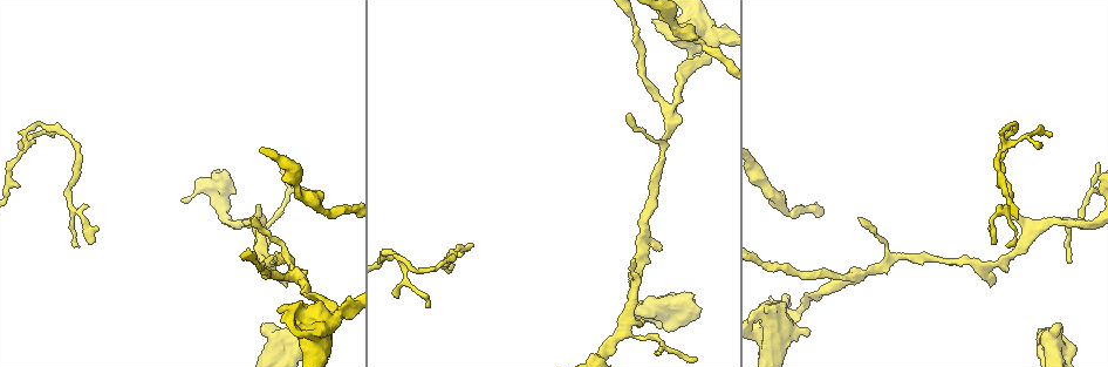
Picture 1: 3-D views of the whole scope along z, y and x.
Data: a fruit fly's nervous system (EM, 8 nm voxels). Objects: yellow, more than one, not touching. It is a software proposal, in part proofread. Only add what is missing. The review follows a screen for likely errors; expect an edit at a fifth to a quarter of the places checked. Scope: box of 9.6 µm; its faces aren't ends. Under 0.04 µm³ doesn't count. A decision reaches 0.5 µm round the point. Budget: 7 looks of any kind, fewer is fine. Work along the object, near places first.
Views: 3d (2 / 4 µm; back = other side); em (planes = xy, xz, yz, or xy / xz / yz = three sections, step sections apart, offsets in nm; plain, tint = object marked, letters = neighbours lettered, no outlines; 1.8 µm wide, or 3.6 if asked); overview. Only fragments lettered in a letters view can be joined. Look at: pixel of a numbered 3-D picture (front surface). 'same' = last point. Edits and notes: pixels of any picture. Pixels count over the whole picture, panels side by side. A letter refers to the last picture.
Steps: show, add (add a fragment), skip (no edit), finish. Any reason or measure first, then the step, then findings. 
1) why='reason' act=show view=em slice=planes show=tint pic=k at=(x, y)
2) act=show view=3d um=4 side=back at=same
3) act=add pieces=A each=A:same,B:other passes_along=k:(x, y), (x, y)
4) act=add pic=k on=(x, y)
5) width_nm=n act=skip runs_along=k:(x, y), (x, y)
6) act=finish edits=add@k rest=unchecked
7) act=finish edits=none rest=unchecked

why='arms part here' act=show view=em slice=planes show=letters pic=1 at=(669, 108)

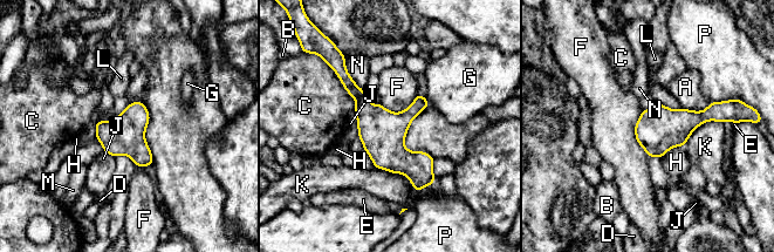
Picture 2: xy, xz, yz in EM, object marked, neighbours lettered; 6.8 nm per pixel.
act=skip each=A:other,B:other,C:other,D:other,E:other,F:other,G:other,H:other,J:other,K:other,L:other,M:other,N:other,P:other runs_along=2:(346, 75), (382, 134), (430, 181) found='none of them fits'

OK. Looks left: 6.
why='calibre changes' act=show view=3d um=4 side=back pic=1 at=(345, 312)

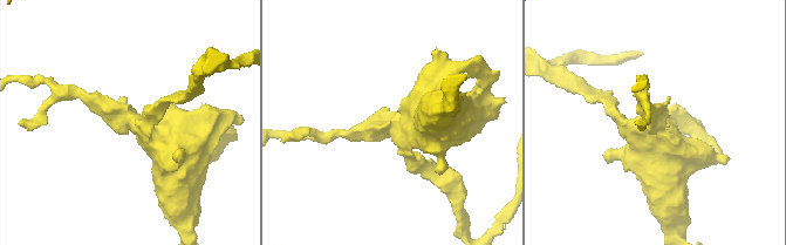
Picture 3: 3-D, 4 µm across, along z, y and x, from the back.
why='need the tissue' act=show view=em slice=planes show=tint pic=3 at=(133, 121)

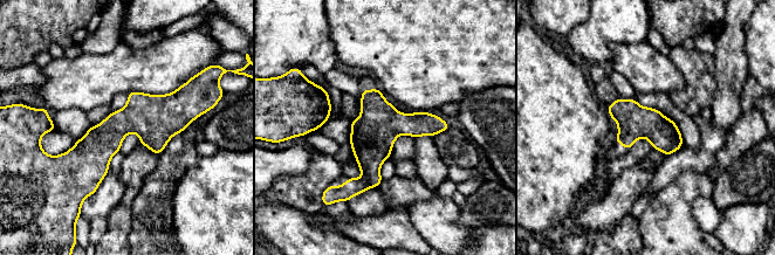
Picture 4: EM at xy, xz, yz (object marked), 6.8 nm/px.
act=show view=em slice=planes show=letters at=same

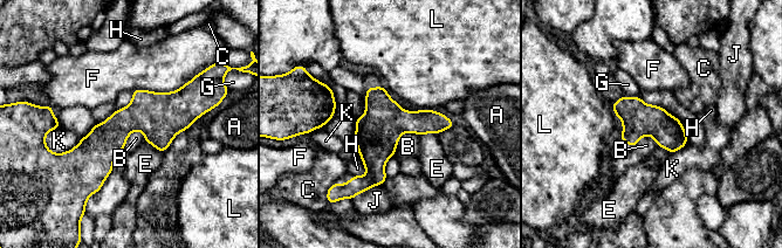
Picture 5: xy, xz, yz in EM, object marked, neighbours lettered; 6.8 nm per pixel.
act=skip each=A:other,B:other,C:other,E:other,F:other,G:other,H:other,J:other,K:other,L:other runs_along=5:(197, 114), (142, 114), (64, 156) found='no lettered fragment goes on from it'

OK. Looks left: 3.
why='an open end' act=show view=em slice=planes show=plain pic=1 at=(660, 249)

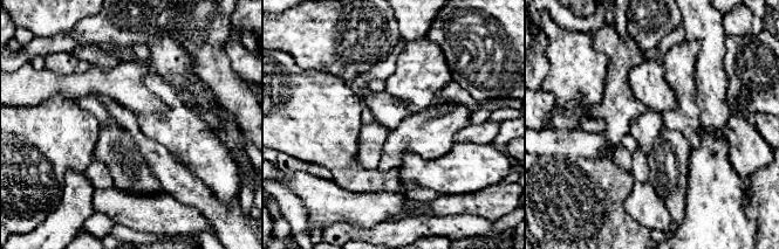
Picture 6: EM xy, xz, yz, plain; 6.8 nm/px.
act=show view=em slice=planes show=letters at=same

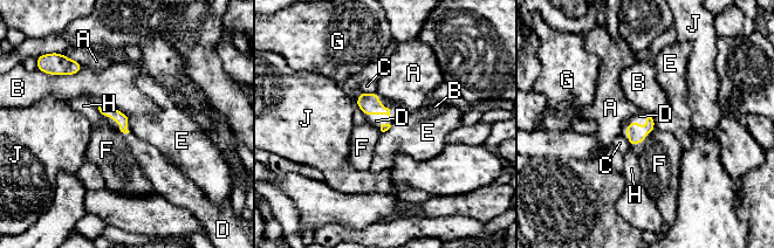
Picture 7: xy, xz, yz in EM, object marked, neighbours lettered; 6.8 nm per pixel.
act=add pieces=D each=A:other,B:other,C:other,D:same,E:other,F:other,G:other,H:other,J:other passes_along=7:(636, 132), (636, 121), (639, 116) found='the neuron continues'

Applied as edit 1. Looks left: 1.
act=finish edits=add@7 rest=unchecked

